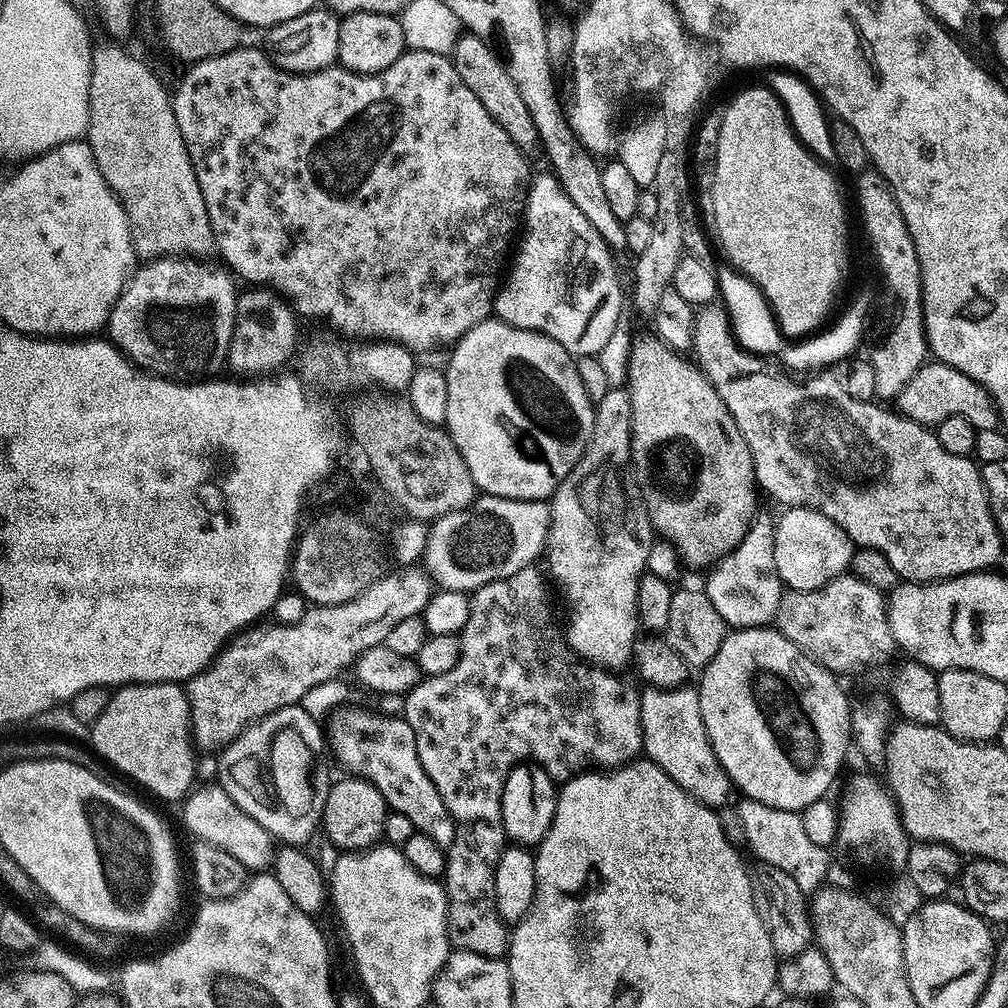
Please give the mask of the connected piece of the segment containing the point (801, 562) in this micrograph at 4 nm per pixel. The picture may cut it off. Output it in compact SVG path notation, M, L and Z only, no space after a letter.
M785 507L780 516L780 521L774 525L774 566L778 566L780 580L785 589L801 592L802 590L818 590L826 586L836 576L843 576L849 571L852 562L854 545L851 538L830 518L826 518L824 512L813 508L789 508Z

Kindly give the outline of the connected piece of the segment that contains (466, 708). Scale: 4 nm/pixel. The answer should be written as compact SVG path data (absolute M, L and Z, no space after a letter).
M536 566L523 568L518 570L518 574L510 574L510 578L498 578L471 593L470 618L466 618L466 626L458 633L460 637L458 662L454 662L454 666L450 670L446 670L446 674L424 676L420 683L412 687L402 700L404 703L402 719L410 726L410 730L414 730L414 746L418 750L418 762L422 762L422 770L426 770L430 782L434 782L434 790L438 790L438 794L442 798L446 810L451 814L456 827L454 842L446 850L448 857L442 877L444 893L448 899L446 926L448 927L449 945L461 952L482 954L495 960L501 959L507 953L510 939L509 929L506 927L504 919L498 914L494 902L494 874L498 870L500 855L503 854L506 847L504 819L500 809L506 778L512 773L516 765L531 762L537 764L542 770L546 770L546 774L552 781L563 782L589 770L611 770L621 768L623 764L631 764L641 755L644 746L640 692L637 689L632 689L626 681L619 680L616 677L619 675L615 671L597 668L596 665L589 664L587 660L582 660L577 656L576 651L568 645L561 625L559 628L556 625L555 618L552 617L552 604L548 601L549 585L546 583L545 573L541 569L540 573L538 569L539 567Z

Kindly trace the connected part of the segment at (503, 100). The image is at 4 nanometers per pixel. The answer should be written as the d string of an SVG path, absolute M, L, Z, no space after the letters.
M471 34L461 35L460 40L454 46L450 59L452 65L458 70L462 82L474 90L478 102L486 106L490 118L510 134L510 138L522 150L536 148L540 135L534 126L534 118L530 118L530 110L526 110L526 102L522 102L522 94L518 94L518 86L514 86L514 78L510 78L508 65L494 49L488 45L489 41L482 36Z

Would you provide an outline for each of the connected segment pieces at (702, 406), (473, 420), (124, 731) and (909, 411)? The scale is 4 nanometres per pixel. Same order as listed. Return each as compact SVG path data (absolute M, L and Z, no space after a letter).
M649 334L649 336L637 335L632 341L632 353L628 362L628 382L626 391L630 398L630 410L632 411L632 470L636 487L640 489L640 497L644 500L644 508L648 511L648 520L652 524L655 535L661 540L669 540L678 550L681 561L692 568L711 569L720 560L726 558L746 538L746 534L753 527L752 519L756 516L756 492L758 485L756 483L756 471L754 462L750 454L750 446L738 430L738 422L726 410L726 402L718 398L718 390L708 377L700 371L699 367L691 359L683 360L681 353L675 348L668 347L659 336Z
M489 318L484 323L470 329L461 340L456 341L451 352L452 357L449 358L448 364L446 363L448 389L446 390L446 418L443 427L452 437L458 454L462 454L468 473L474 478L477 489L489 496L501 496L511 500L547 501L555 492L556 487L567 478L570 470L574 470L574 466L582 458L590 442L590 434L594 430L594 418L596 417L594 402L586 394L586 389L582 386L582 378L578 378L575 359L565 348L558 346L558 342L554 342L548 336L525 328L515 328L513 324L504 324L495 318Z
M125 684L112 692L102 718L90 726L92 744L97 757L115 768L117 773L137 780L144 788L149 788L164 800L183 801L193 791L192 779L196 776L196 756L194 741L190 731L188 714L188 693L180 684Z
M939 362L924 363L918 374L914 374L914 378L906 382L900 395L895 397L894 404L900 415L907 420L925 426L938 425L942 418L950 418L950 414L962 414L962 418L970 418L977 430L995 428L998 424L998 413L992 395L981 384L974 382L974 378Z

